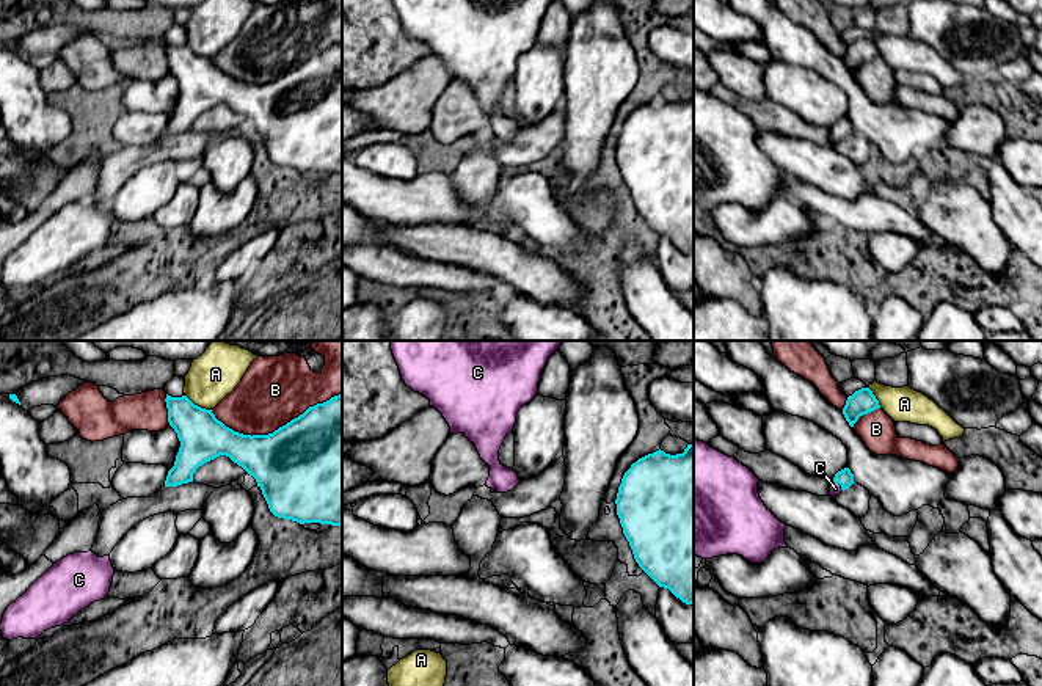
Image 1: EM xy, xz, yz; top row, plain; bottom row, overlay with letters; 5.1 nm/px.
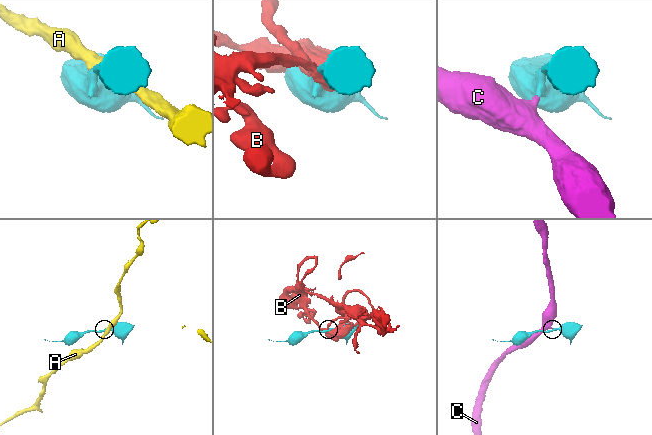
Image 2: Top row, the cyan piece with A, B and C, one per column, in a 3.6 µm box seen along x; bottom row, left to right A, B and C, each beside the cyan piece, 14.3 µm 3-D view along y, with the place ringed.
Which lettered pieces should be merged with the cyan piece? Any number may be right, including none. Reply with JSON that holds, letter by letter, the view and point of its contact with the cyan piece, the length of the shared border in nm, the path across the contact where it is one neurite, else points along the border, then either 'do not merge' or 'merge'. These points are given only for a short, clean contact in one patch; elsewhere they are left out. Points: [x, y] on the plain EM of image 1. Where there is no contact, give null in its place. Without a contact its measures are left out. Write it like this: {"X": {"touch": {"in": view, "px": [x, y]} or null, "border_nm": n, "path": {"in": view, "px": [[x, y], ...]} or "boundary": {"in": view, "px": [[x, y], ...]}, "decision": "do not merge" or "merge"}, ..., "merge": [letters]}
{"A": {"touch": {"in": "xy", "px": [196, 54]}, "border_nm": 160, "boundary": {"in": "xy", "px": [[185, 43], [195, 52], [211, 58]]}, "decision": "do not merge"}, "B": {"touch": {"in": "xy", "px": [275, 79]}, "border_nm": 700, "decision": "do not merge"}, "C": {"touch": {"in": "yz", "px": [838, 131]}, "border_nm": 80, "path": {"in": "yz", "px": [[845, 126], [838, 131], [835, 137]]}, "decision": "merge"}, "merge": ["C"]}

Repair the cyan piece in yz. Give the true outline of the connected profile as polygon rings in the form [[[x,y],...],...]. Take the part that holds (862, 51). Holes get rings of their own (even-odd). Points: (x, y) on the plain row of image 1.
[[[862,36],[847,46],[843,63],[849,74],[854,75],[860,64],[877,57],[880,57],[880,53],[873,39],[869,36]]]

